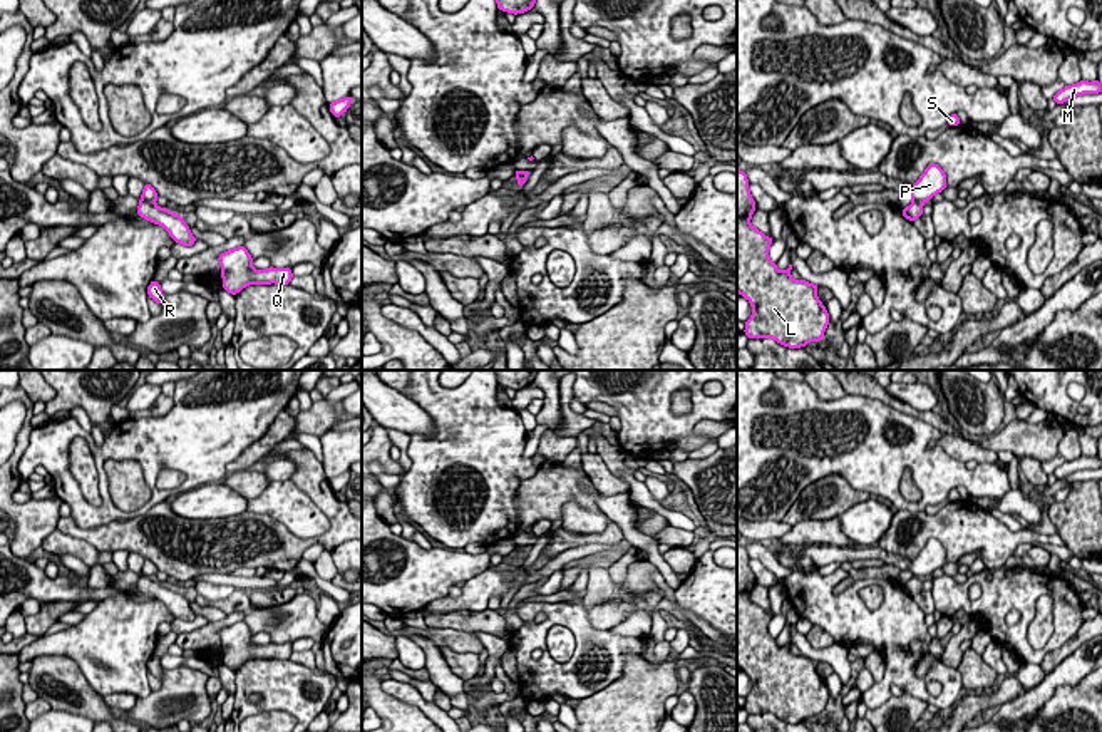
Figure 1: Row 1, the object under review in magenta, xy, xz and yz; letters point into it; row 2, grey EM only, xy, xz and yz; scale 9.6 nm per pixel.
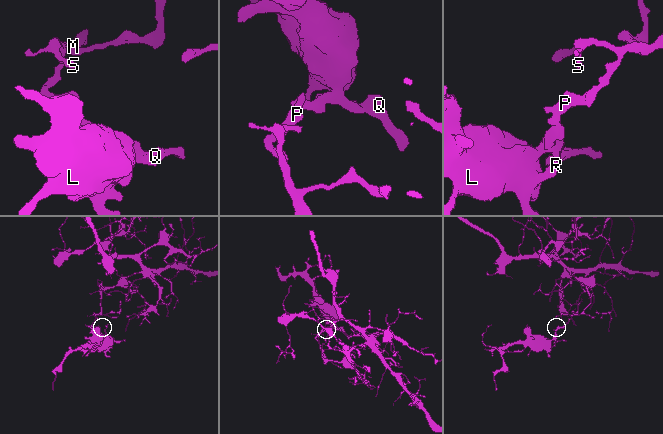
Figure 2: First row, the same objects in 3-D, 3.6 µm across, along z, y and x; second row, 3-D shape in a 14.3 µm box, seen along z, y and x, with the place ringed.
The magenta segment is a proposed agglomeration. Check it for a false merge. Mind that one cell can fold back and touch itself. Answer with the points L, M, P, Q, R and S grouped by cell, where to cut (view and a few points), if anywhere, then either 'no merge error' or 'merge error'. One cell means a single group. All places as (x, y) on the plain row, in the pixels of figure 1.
L Q R / M P S | xy (141, 573), (153, 578) | merge error

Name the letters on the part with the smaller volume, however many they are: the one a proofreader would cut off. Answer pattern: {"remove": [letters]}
{"remove": ["L", "Q", "R"]}

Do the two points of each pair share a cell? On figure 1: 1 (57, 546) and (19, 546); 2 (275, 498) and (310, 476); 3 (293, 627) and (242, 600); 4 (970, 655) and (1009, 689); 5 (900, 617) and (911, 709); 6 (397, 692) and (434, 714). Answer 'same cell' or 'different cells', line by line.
1: different cells
2: different cells
3: same cell
4: different cells
5: different cells
6: same cell

